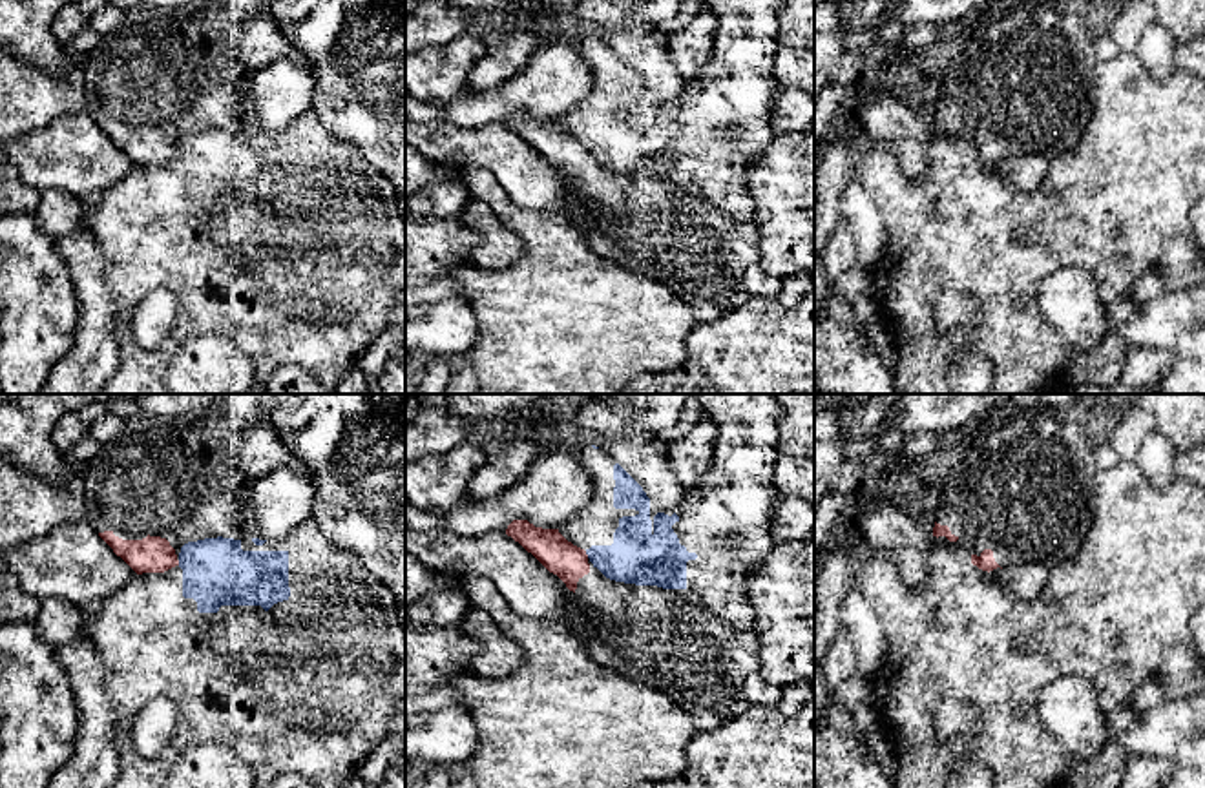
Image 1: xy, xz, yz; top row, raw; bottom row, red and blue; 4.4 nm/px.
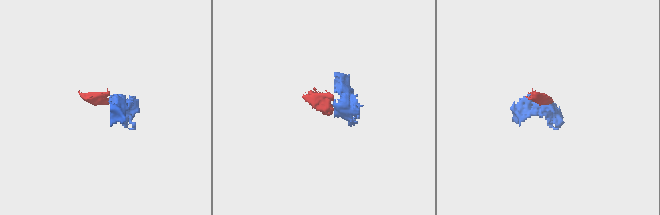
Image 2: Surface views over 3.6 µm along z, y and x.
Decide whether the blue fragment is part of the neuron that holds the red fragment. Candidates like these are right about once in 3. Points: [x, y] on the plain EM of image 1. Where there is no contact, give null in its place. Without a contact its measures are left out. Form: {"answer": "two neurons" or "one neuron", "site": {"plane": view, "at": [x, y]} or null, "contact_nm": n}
{"answer": "two neurons", "site": {"plane": "xz", "at": [586, 146]}, "contact_nm": 40}

